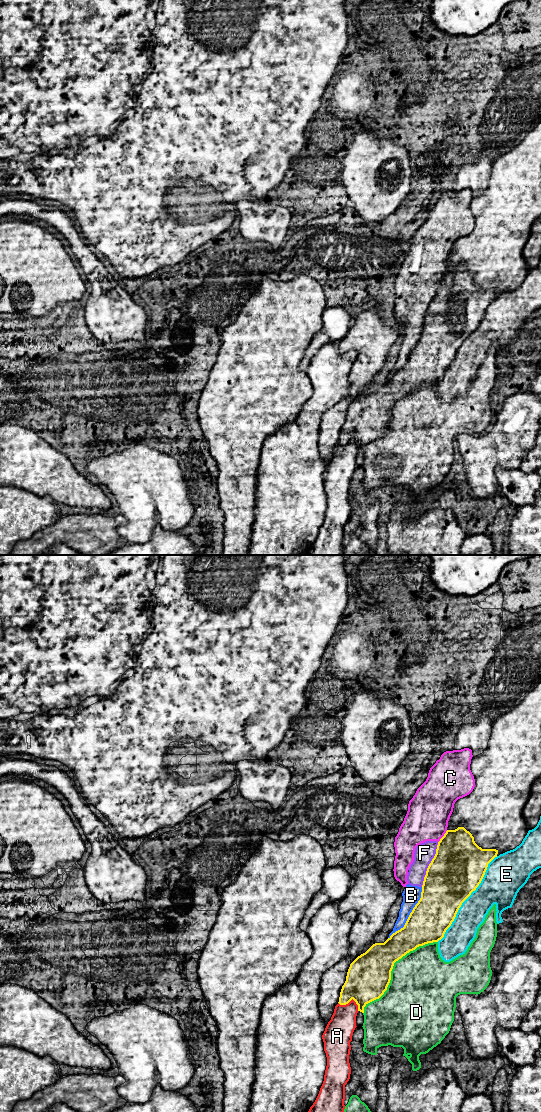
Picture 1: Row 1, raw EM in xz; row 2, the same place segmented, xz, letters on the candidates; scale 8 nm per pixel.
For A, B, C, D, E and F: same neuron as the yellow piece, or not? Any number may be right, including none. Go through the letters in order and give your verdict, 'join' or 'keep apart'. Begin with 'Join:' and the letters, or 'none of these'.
Join: none of these
A: keep apart
B: keep apart
C: keep apart
D: keep apart
E: keep apart
F: keep apart

